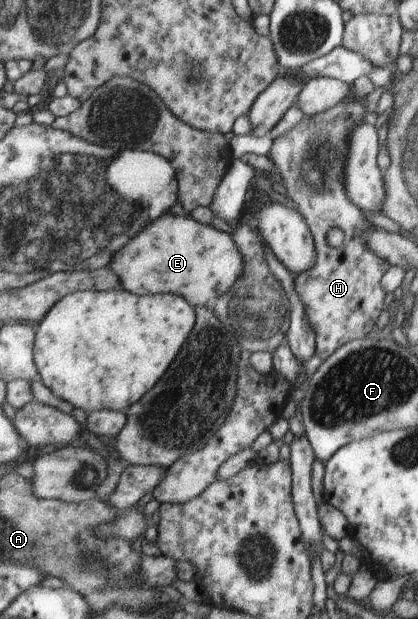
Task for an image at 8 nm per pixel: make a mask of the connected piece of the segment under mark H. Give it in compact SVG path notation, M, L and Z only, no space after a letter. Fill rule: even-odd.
M347 97L327 112L305 118L279 136L269 154L314 238L315 266L295 277L295 290L316 335L316 354L323 361L340 346L366 337L385 309L386 292L381 278L389 270L389 262L365 246L365 234L373 230L373 224L345 194L343 162L349 150L347 130L353 132L355 126L362 124L365 107L365 98ZM334 227L344 233L343 243L338 247L327 242L327 232Z

